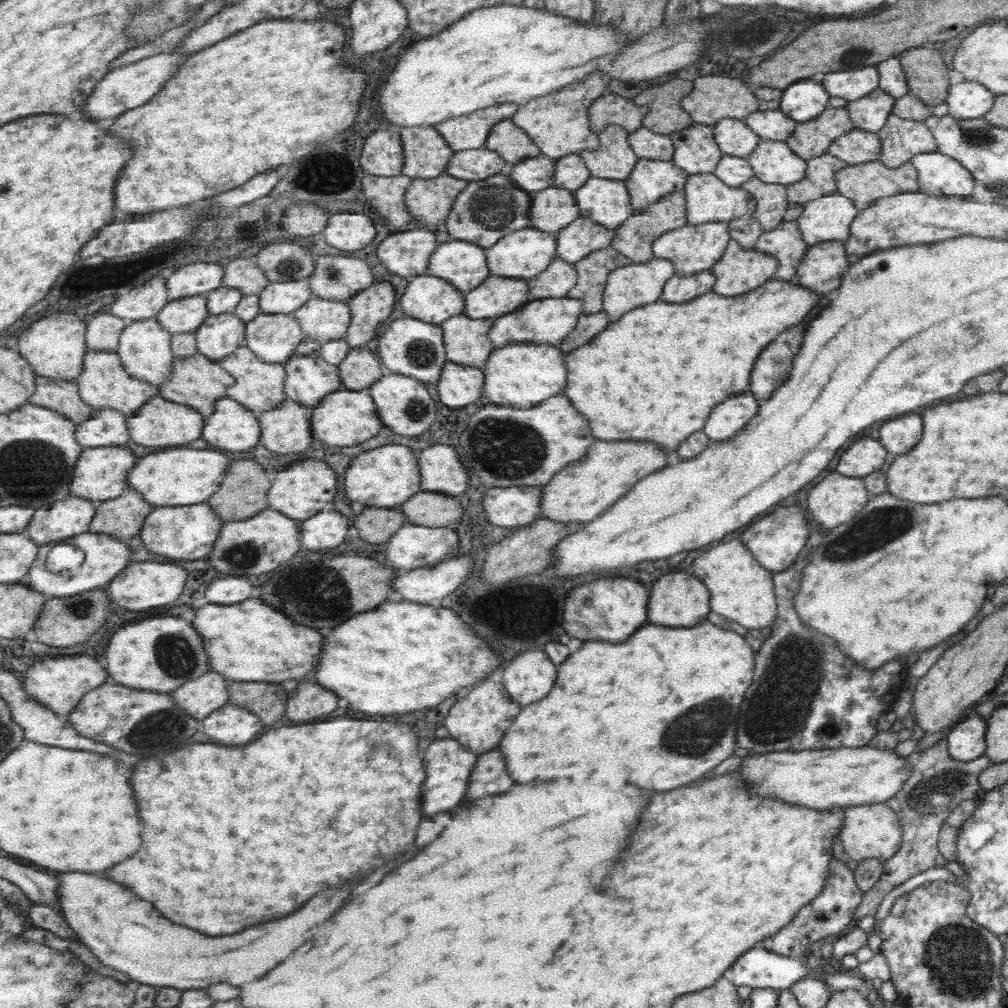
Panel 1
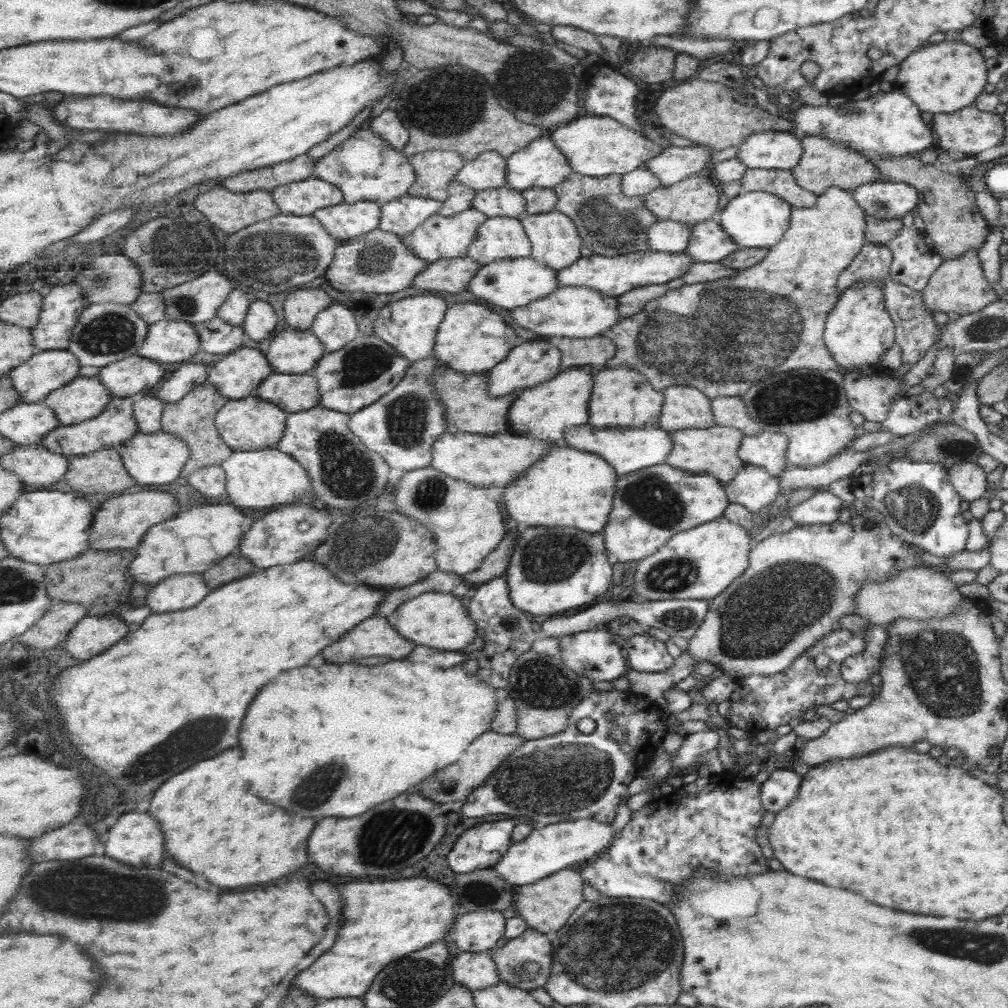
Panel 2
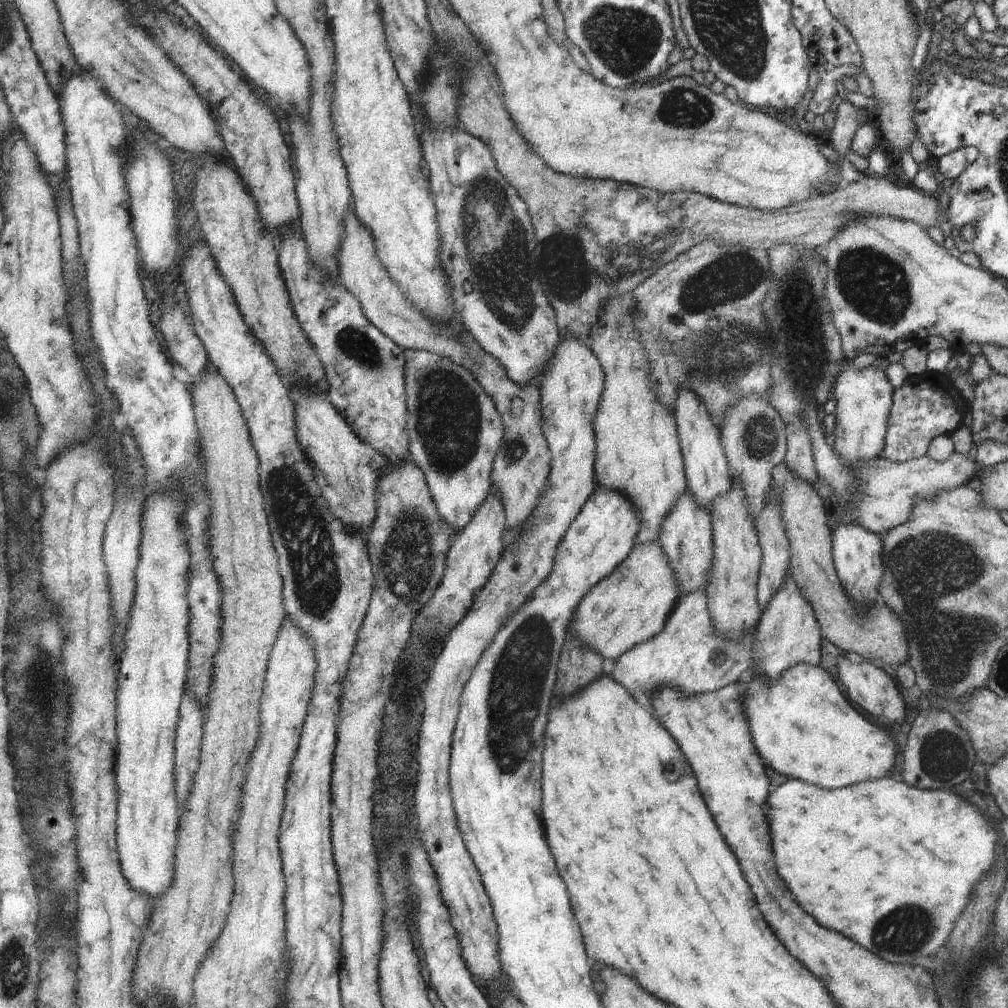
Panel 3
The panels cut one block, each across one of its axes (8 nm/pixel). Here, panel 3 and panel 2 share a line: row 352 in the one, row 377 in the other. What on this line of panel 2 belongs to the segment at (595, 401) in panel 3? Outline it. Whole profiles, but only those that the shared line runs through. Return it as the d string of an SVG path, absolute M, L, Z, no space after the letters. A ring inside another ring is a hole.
M571 368L559 372L557 378L541 386L523 390L513 408L509 410L511 430L519 436L541 438L551 444L565 444L565 432L573 426L589 422L589 394L593 390L593 374L589 368Z

